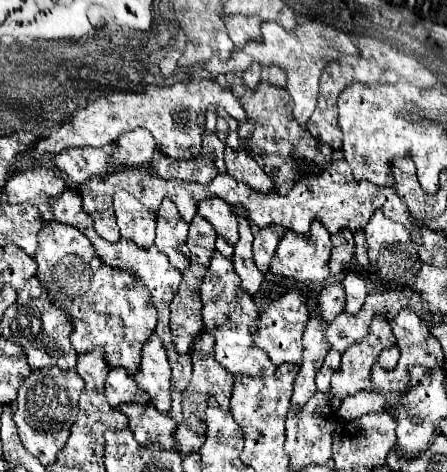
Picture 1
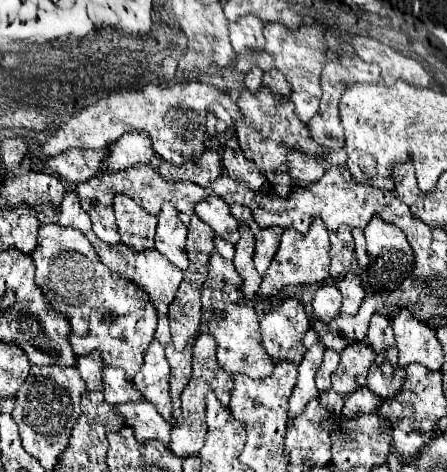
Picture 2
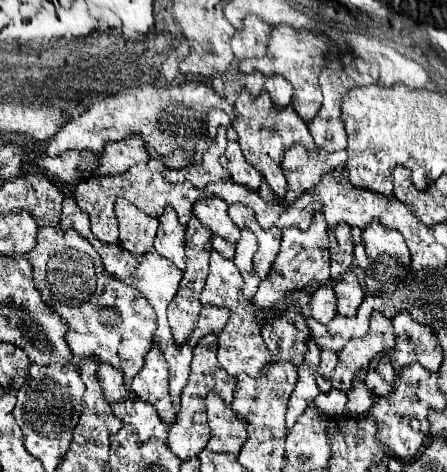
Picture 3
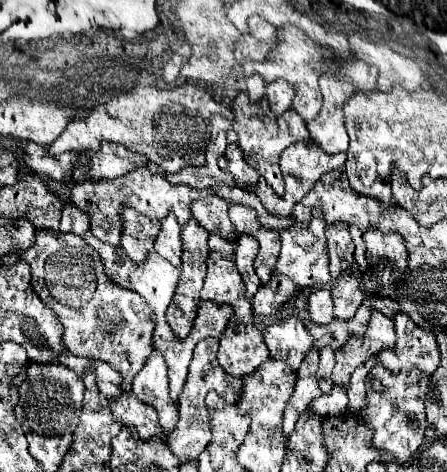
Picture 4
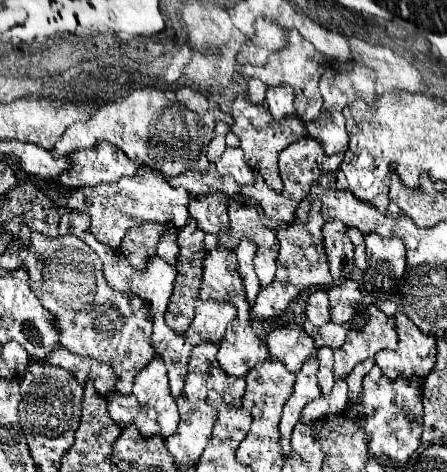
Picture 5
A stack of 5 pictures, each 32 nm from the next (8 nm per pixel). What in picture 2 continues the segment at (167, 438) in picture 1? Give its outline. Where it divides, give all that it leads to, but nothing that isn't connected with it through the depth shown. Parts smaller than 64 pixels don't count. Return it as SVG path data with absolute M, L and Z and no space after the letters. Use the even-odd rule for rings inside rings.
M150 402L118 404L116 412L126 416L126 424L134 428L138 442L162 440L164 446L170 444L170 430L176 420L164 420Z

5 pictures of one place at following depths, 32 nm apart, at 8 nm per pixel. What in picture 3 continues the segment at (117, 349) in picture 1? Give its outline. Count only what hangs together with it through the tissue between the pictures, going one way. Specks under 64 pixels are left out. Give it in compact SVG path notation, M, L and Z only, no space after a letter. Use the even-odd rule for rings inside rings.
M40 228L38 244L26 256L34 266L34 280L42 298L68 324L66 342L72 354L78 358L100 356L102 362L124 370L124 380L130 384L144 366L144 356L154 340L156 314L148 300L134 286L108 274L92 244L72 228Z

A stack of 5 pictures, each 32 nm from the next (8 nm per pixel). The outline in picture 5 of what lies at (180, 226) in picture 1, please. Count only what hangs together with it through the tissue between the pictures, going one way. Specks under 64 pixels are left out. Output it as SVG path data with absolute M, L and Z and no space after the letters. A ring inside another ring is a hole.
M166 222L164 224L166 226L166 230L164 230L164 234L160 236L160 240L158 240L158 246L156 246L156 254L160 256L160 258L164 258L166 262L170 262L172 266L176 266L176 262L178 262L178 242L176 242L176 226L170 222Z

